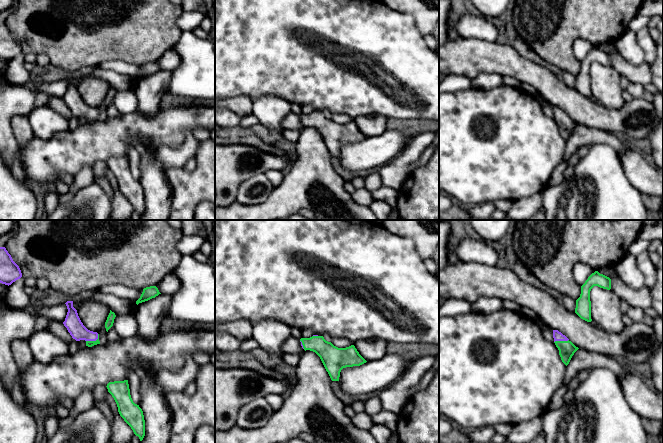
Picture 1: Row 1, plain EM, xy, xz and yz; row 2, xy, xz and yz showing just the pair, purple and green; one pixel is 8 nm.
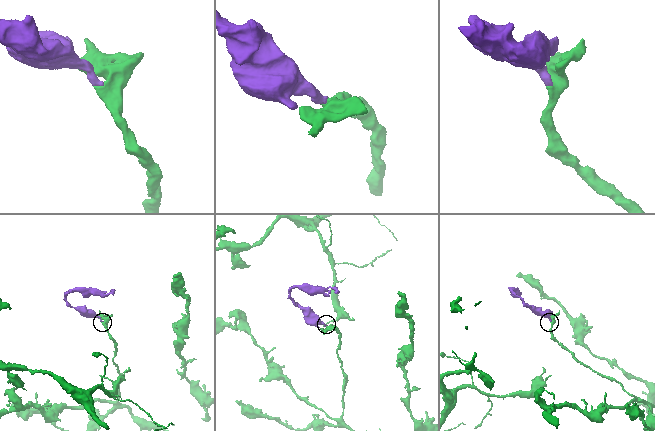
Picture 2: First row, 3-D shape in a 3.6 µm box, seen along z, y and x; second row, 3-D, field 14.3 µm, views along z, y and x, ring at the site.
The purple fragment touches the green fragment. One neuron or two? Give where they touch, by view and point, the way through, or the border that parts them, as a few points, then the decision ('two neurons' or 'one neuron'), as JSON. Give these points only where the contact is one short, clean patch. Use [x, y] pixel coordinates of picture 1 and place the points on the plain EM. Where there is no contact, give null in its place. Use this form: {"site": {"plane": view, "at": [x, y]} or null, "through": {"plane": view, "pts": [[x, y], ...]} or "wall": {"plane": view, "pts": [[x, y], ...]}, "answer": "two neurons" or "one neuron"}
{"site": {"plane": "xy", "at": [93, 116]}, "through": {"plane": "xy", "pts": [[75, 103], [93, 116], [88, 119]]}, "answer": "one neuron"}

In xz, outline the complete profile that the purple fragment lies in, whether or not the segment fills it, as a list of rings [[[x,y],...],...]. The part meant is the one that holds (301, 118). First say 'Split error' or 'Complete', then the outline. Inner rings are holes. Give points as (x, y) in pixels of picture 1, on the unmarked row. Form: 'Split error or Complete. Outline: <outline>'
Split error. Outline: [[[313,111],[300,115],[302,124],[315,128],[321,135],[332,157],[339,157],[343,144],[360,142],[367,137],[359,130],[354,121],[338,124],[323,112]]]

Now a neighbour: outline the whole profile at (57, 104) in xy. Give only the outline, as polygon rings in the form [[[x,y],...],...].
[[[54,95],[50,96],[49,106],[66,119],[69,119],[73,115],[64,100]]]

